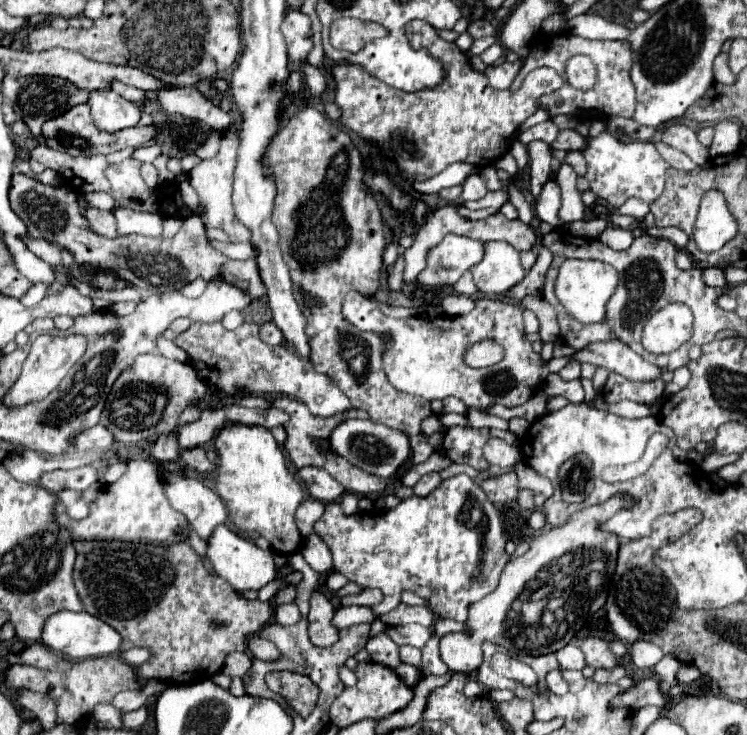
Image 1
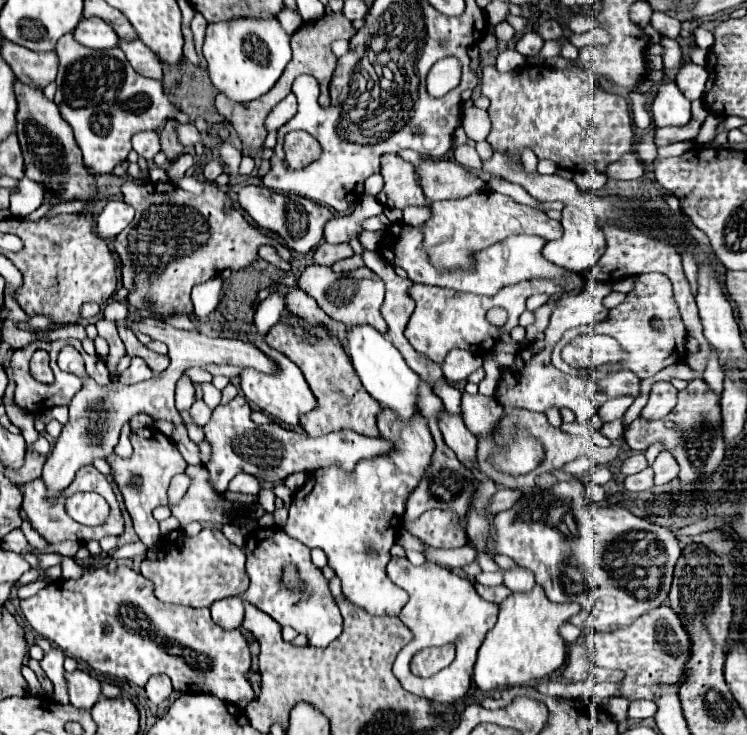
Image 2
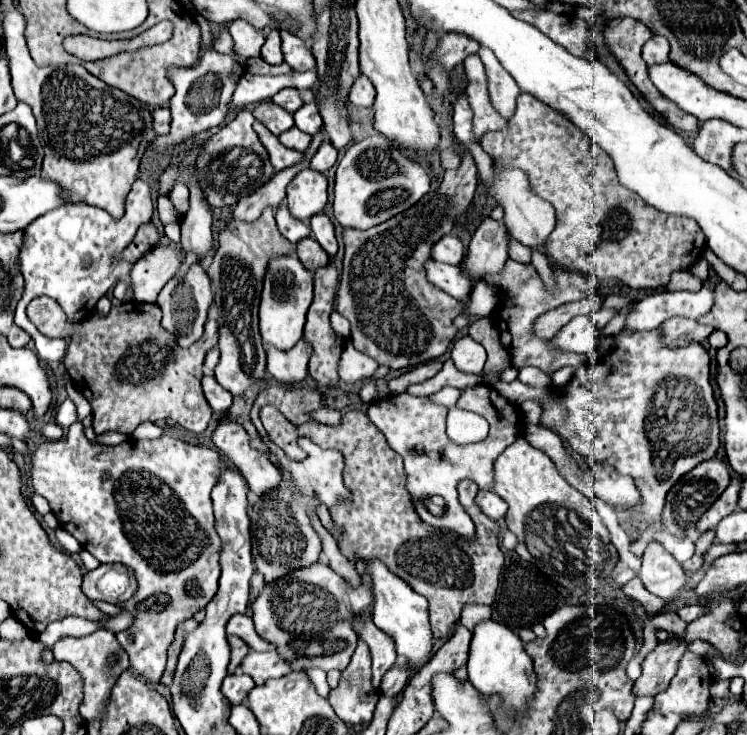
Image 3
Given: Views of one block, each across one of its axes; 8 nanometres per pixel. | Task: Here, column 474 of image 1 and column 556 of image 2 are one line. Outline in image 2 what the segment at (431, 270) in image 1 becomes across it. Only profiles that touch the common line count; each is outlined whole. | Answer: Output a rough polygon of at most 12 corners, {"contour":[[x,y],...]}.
{"contour":[[562,210],[564,236],[544,258],[572,272],[594,266],[606,250],[598,222]]}

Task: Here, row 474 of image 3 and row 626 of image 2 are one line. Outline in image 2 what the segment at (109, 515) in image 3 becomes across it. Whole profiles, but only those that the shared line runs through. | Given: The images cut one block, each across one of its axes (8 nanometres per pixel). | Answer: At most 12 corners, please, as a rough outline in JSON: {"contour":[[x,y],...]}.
{"contour":[[128,566],[20,600],[70,658],[252,700],[250,648]]}

